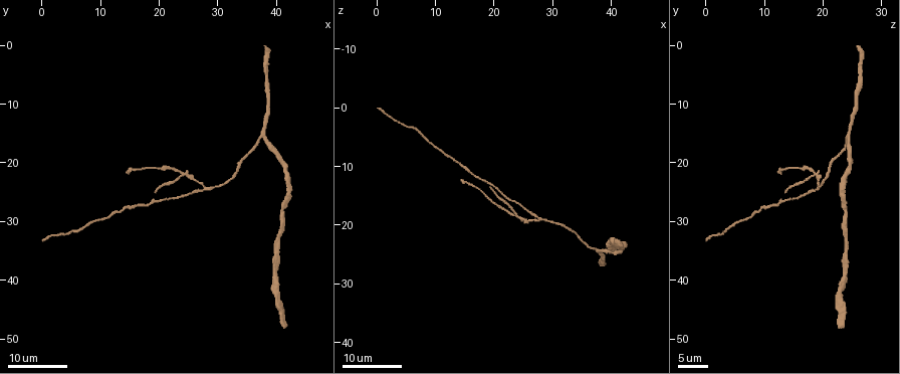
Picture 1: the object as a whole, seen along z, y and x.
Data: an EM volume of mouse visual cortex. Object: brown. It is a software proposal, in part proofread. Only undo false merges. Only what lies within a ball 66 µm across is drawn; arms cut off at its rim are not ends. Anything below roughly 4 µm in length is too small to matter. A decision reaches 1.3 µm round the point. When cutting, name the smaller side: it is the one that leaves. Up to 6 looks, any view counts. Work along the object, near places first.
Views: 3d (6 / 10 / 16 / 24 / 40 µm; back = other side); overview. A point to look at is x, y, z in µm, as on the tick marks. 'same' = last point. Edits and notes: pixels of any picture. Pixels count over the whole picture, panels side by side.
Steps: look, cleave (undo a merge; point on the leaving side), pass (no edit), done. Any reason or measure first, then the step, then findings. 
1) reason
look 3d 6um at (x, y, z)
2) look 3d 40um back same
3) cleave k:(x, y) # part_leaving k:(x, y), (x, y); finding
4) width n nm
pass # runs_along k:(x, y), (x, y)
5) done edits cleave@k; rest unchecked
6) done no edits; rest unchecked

arms part here
look 3d 16um at (38.0, 15.5, 24.0)

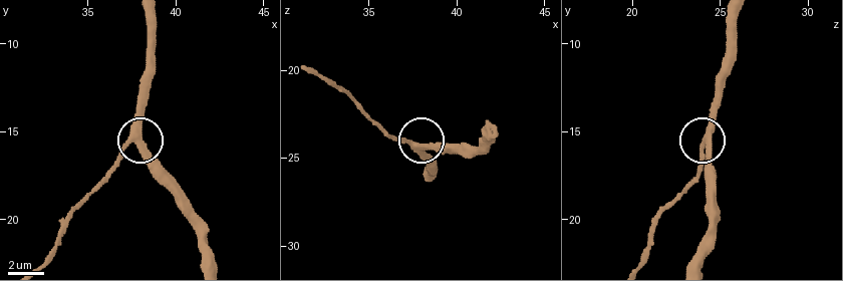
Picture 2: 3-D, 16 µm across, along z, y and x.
look 3d 6um at (37.9, 15.4, 24.4)

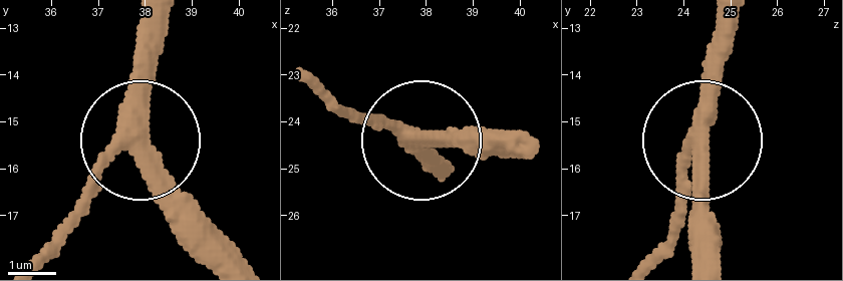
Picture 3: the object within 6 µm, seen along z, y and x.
arms 3
pass # continuous, no second neuron

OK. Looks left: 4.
branch point
look 3d 24um at (28.0, 24.5, 19.0)

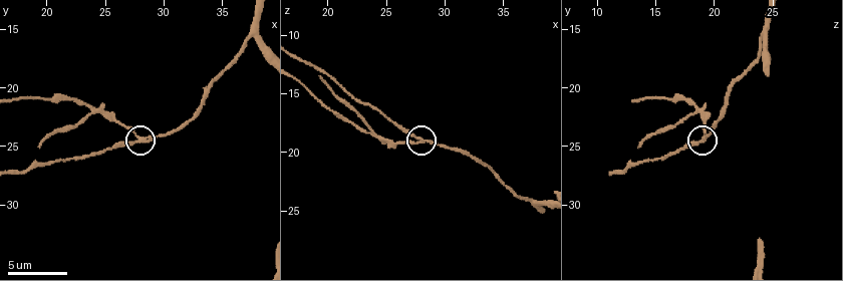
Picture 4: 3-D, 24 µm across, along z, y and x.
zoom in
look 3d 10um at (27.8, 24.6, 19.0)

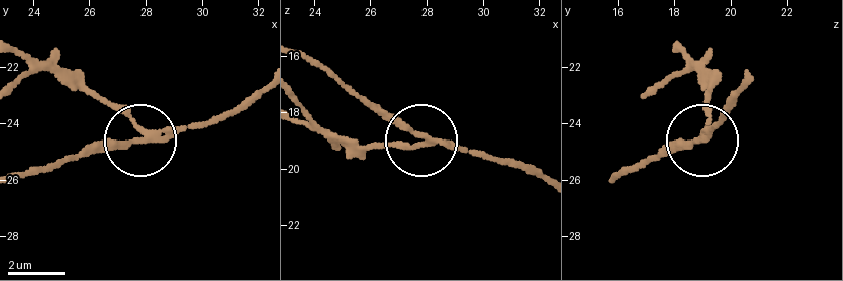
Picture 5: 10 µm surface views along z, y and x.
side_arm 18 um
cleave 5:(119, 108) # part_leaving 5:(152, 132), (17, 55); two neurons meet here

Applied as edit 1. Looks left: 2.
done edits cleave@5; rest unchecked

